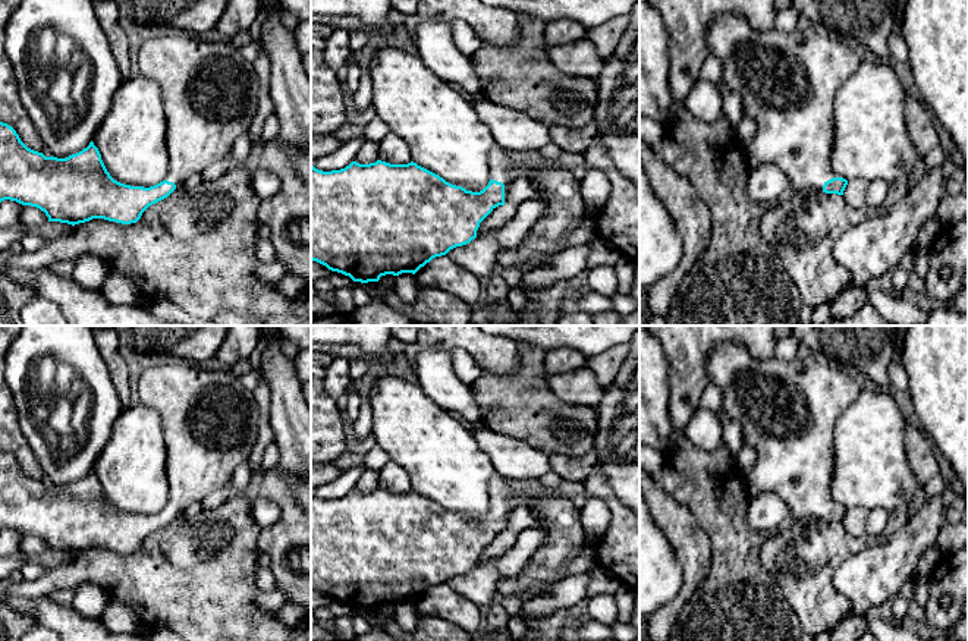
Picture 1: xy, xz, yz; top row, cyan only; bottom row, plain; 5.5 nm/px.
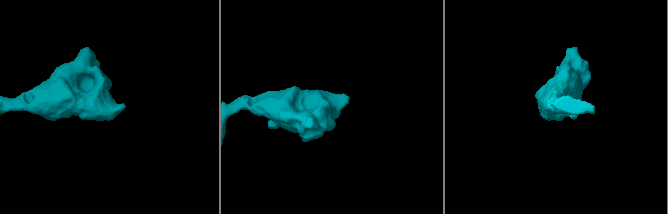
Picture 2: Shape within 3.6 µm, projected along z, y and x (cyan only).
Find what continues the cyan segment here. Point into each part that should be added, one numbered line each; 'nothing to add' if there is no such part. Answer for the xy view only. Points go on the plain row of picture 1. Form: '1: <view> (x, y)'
1: xy (210, 418)

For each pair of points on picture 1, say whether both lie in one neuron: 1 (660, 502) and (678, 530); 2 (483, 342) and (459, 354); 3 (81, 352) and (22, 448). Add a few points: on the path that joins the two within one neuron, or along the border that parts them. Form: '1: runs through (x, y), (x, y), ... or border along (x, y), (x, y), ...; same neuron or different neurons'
1: runs through (663, 509), (676, 522); same neuron
2: border along (449, 349), (462, 348), (483, 370); different neurons
3: border along (15, 409), (21, 433), (43, 473); different neurons

